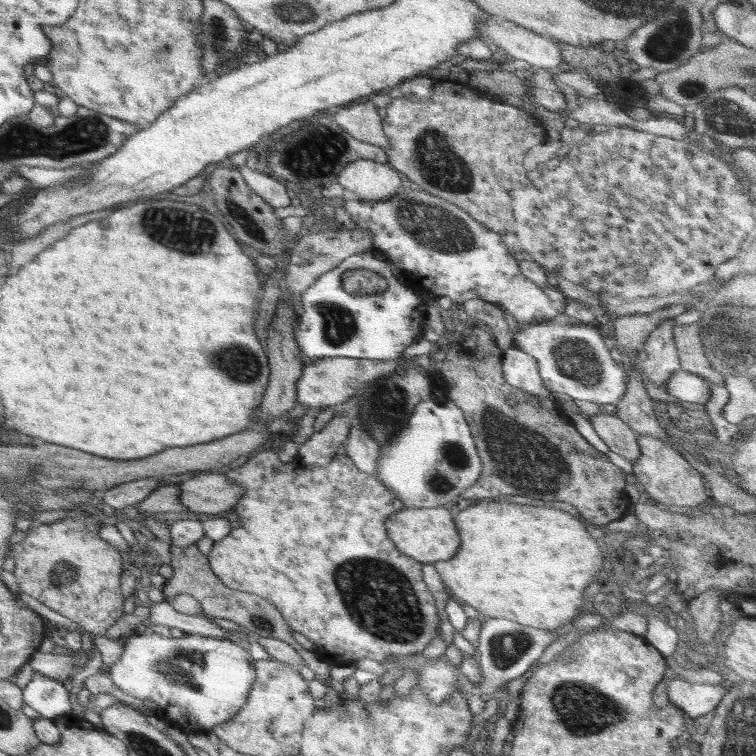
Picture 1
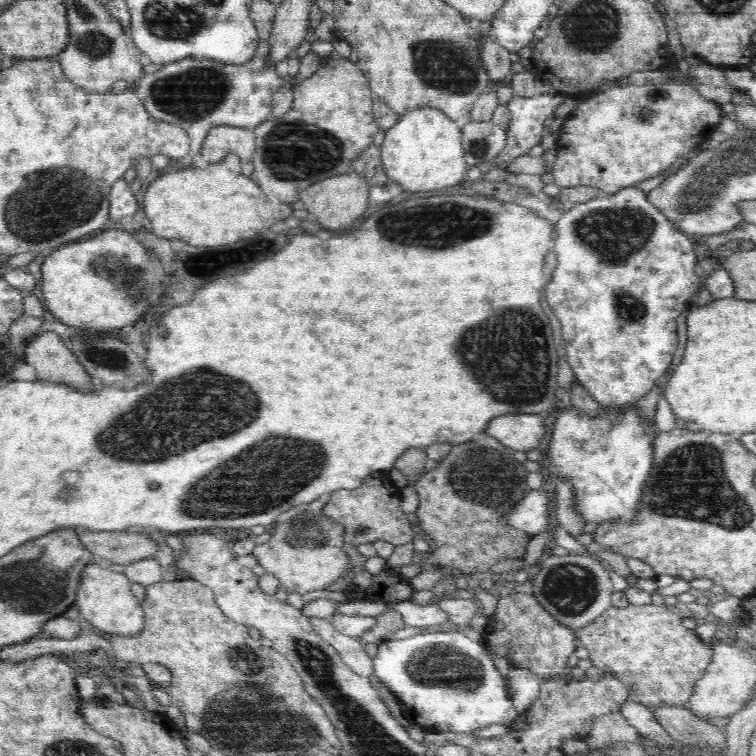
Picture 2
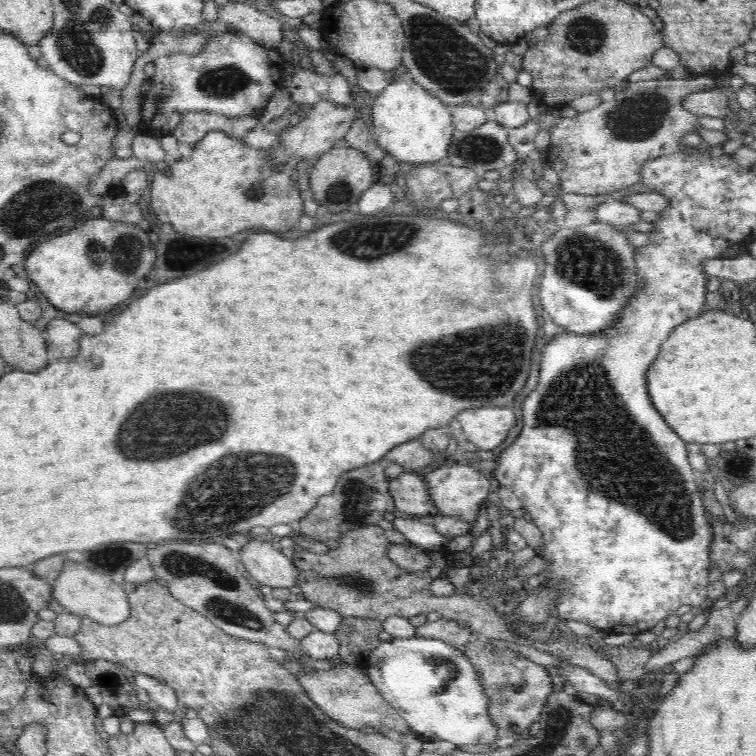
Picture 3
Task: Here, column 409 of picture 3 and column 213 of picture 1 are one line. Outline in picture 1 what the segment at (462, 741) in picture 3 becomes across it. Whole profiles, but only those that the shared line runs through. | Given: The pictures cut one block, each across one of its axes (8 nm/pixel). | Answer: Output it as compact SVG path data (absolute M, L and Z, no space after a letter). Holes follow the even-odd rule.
M136 632L126 644L122 656L109 666L109 677L114 685L138 699L150 699L157 706L158 714L172 722L188 735L191 732L212 731L218 724L235 717L246 703L255 681L255 660L249 651L224 638L188 634L180 638L166 633Z

